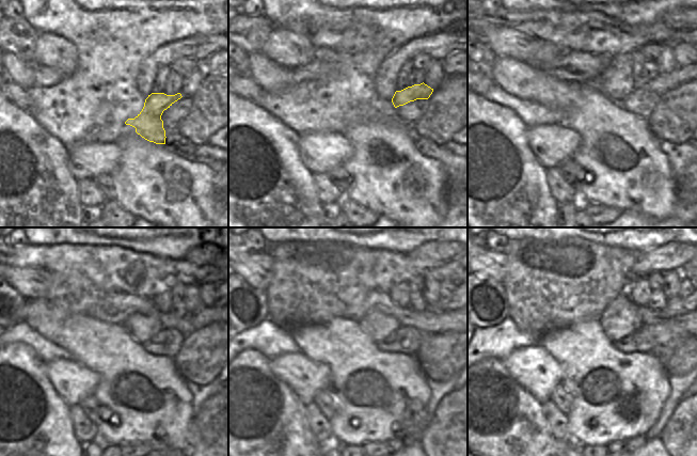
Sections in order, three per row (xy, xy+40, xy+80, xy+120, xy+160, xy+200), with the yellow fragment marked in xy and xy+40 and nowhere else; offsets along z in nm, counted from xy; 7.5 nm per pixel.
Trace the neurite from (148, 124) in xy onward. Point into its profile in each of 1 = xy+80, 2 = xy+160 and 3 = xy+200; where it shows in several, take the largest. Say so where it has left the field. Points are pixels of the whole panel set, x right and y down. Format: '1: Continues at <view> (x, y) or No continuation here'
1: Continues at xy+80 (665, 82)
2: Continues at xy+160 (428, 321)
3: Continues at xy+200 (649, 317)

